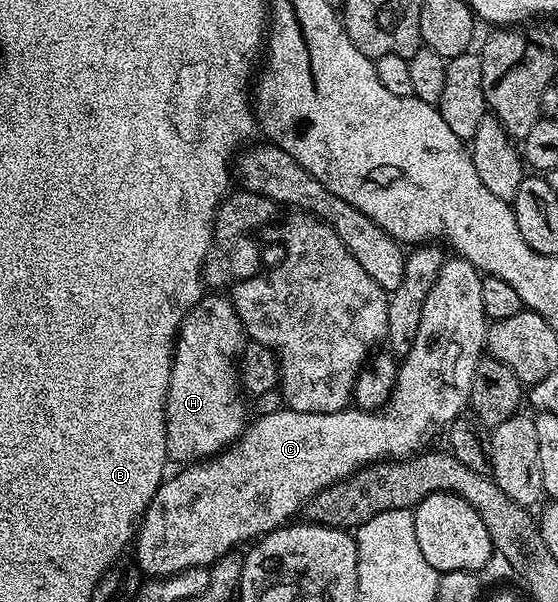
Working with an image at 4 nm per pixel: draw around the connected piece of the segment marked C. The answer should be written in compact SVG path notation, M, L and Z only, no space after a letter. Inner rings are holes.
M455 255L452 258L452 261L451 258L444 260L433 287L429 287L429 295L425 295L425 307L421 310L421 327L417 327L417 339L413 343L409 355L402 358L395 374L395 387L391 391L391 399L381 409L381 413L384 413L383 429L375 429L374 423L367 418L370 417L368 410L361 408L354 409L348 407L341 411L333 411L332 413L306 413L305 411L293 411L284 407L272 413L259 415L256 421L254 418L248 424L247 428L243 431L243 436L231 448L223 450L222 453L216 453L214 457L196 461L180 468L183 470L176 477L168 476L163 484L159 486L159 490L153 495L149 507L143 512L143 516L137 526L137 536L133 541L133 550L135 549L133 561L138 566L141 574L151 579L158 579L161 577L171 577L174 573L184 573L186 569L192 569L193 567L210 567L214 565L225 554L232 552L236 548L235 544L238 541L251 543L260 537L267 536L275 529L282 529L284 525L294 518L291 516L298 509L300 512L306 506L307 501L313 499L313 495L325 491L325 487L329 487L333 483L345 480L351 474L356 473L358 469L362 469L363 466L374 465L376 461L406 459L415 456L416 453L424 452L430 446L427 444L434 439L435 432L439 428L442 430L444 427L450 426L451 422L468 408L471 399L471 388L473 387L473 371L477 371L479 358L484 356L485 353L489 322L485 315L485 306L481 303L481 283L483 282L483 277L479 270L468 263L464 257Z

